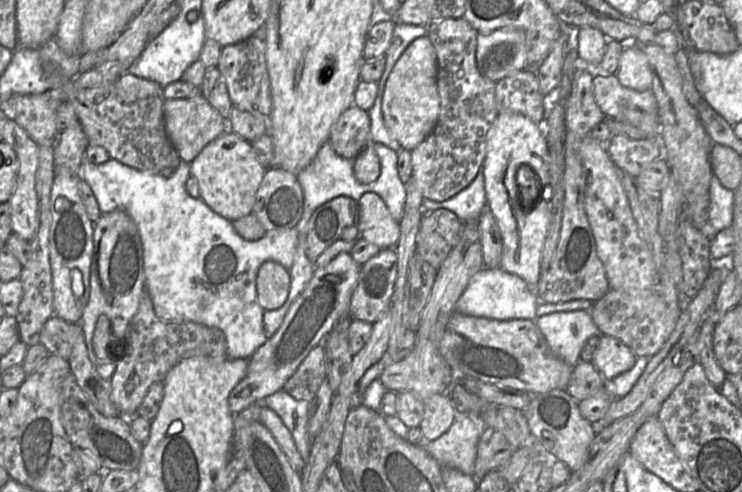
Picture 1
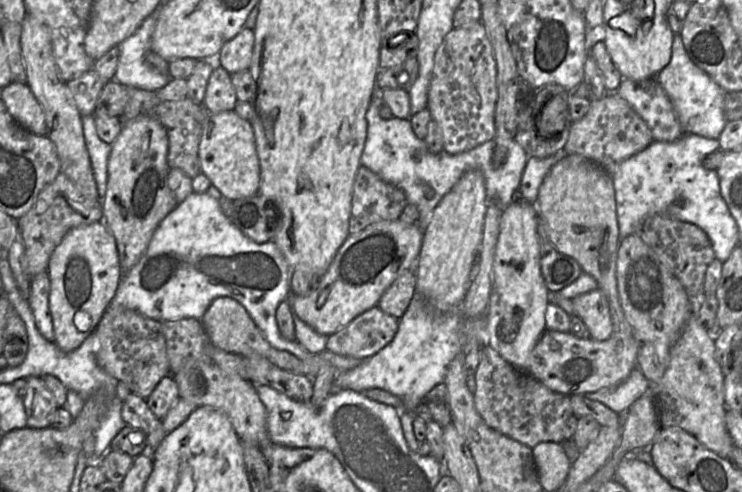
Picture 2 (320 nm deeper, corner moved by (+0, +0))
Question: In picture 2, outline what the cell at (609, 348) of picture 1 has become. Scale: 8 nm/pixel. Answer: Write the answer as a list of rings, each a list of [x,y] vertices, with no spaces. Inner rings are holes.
[[[599,289],[581,294],[572,299],[575,315],[586,325],[590,338],[595,341],[607,340],[613,331],[609,303]]]

